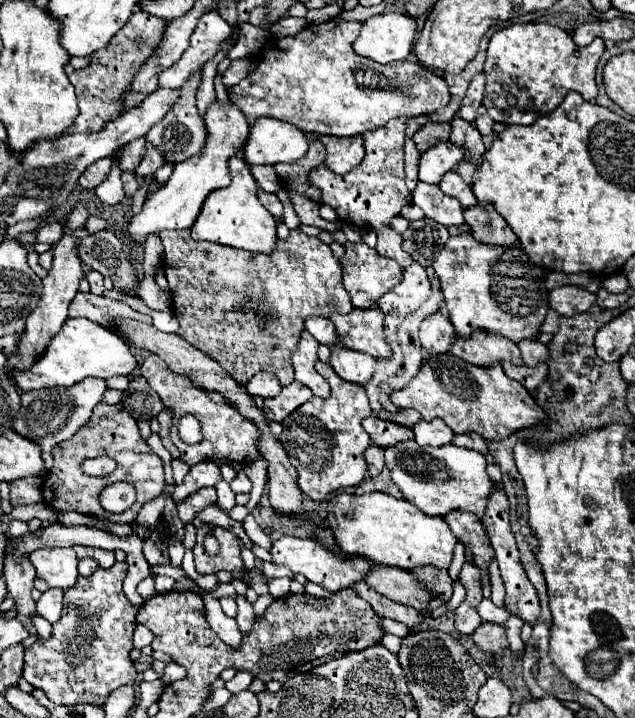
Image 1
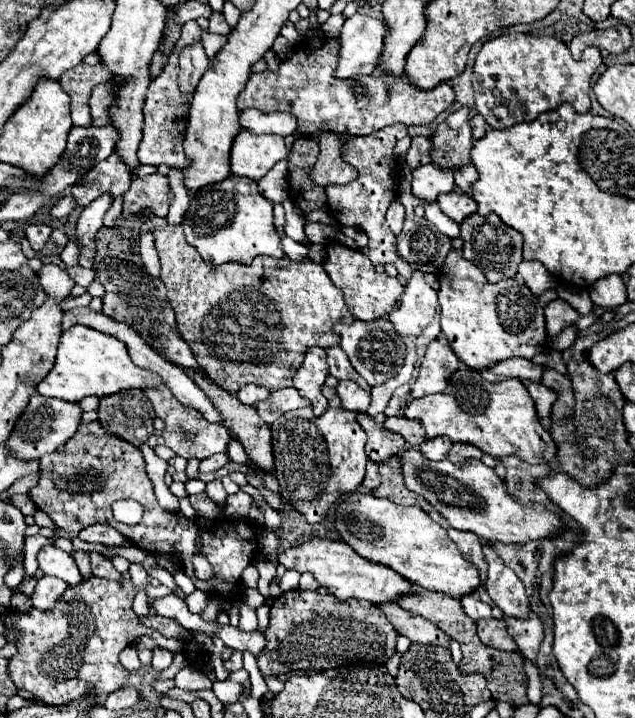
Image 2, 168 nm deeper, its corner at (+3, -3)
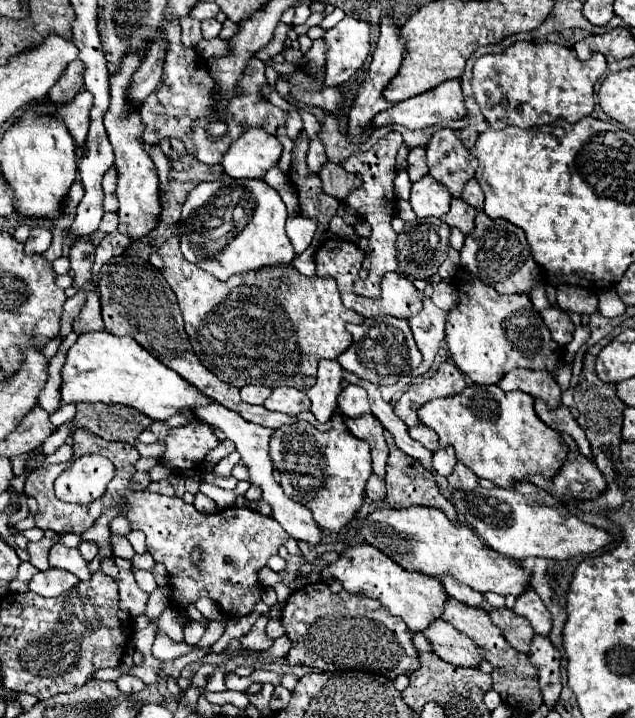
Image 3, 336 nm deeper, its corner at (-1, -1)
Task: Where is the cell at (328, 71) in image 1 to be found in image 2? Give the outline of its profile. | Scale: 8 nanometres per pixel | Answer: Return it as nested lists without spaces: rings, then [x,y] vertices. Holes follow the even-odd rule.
[[[325,39],[321,47],[305,43],[305,51],[297,49],[291,59],[281,63],[277,71],[253,73],[247,87],[237,97],[237,107],[255,107],[263,113],[287,111],[297,117],[297,131],[317,135],[331,131],[337,135],[369,135],[387,125],[427,125],[455,101],[455,91],[449,83],[439,83],[429,91],[409,87],[407,79],[387,75],[367,75],[357,79],[335,79],[337,39]],[[387,87],[391,87],[387,91]]]

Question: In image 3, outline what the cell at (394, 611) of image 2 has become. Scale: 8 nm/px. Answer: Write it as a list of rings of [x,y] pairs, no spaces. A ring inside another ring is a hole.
[[[443,619],[431,621],[431,625],[427,625],[427,629],[421,633],[427,637],[433,653],[437,653],[447,663],[475,667],[483,659],[477,645]]]

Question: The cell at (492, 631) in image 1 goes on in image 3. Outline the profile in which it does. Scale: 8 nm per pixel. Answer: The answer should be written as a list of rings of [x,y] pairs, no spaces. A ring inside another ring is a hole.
[[[501,607],[501,609],[491,609],[489,617],[493,625],[497,625],[503,633],[503,637],[509,641],[509,645],[517,651],[527,653],[529,651],[529,641],[533,639],[535,631],[529,625],[529,621],[523,621],[523,617],[517,617],[511,609]]]

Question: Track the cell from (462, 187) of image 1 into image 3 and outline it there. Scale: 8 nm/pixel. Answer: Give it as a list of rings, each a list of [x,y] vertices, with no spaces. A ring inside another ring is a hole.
[[[453,199],[449,213],[445,213],[445,215],[441,217],[441,221],[445,221],[449,227],[461,229],[461,231],[467,235],[467,233],[471,233],[471,229],[473,229],[475,213],[477,213],[477,209],[471,207],[469,203],[465,203],[463,199]]]

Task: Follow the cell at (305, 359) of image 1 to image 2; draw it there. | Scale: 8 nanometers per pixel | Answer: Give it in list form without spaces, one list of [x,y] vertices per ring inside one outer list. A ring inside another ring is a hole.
[[[311,347],[307,351],[303,365],[297,369],[297,373],[293,377],[293,385],[305,399],[311,401],[315,415],[321,415],[329,407],[327,399],[321,393],[321,387],[323,387],[327,375],[329,375],[329,367],[325,361],[325,349]]]

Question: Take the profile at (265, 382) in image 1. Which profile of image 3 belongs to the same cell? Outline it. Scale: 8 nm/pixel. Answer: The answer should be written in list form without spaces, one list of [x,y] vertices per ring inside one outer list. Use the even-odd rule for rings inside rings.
[[[245,385],[245,387],[241,389],[241,399],[243,399],[245,403],[261,405],[269,395],[271,395],[271,389],[265,389],[263,385]]]

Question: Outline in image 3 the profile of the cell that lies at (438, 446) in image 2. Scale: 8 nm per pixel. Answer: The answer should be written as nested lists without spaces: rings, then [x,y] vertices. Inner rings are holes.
[[[445,447],[445,449],[437,449],[433,451],[433,469],[447,477],[451,471],[453,471],[453,465],[457,463],[457,457],[455,457],[455,451],[451,447]]]

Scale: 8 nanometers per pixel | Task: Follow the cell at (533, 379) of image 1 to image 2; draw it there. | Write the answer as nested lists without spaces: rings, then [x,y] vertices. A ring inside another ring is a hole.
[[[523,381],[523,385],[527,387],[529,395],[533,397],[533,401],[535,401],[535,407],[537,407],[537,413],[539,413],[539,417],[541,417],[541,419],[547,419],[547,417],[551,415],[551,405],[555,403],[557,395],[555,395],[551,389],[547,389],[545,385],[541,385],[541,383]]]

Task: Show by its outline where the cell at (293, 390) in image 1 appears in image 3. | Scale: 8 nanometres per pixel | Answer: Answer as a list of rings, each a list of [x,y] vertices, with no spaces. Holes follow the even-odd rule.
[[[279,387],[279,389],[273,389],[273,393],[263,405],[269,411],[279,411],[285,415],[299,415],[301,411],[309,409],[311,401],[305,395],[305,391],[297,391],[293,387]]]

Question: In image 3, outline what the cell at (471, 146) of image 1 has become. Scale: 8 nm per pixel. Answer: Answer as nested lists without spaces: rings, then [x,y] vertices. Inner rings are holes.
[[[469,179],[465,183],[461,199],[467,201],[469,205],[473,205],[475,209],[483,209],[483,191],[481,191],[481,187],[479,187],[479,183],[475,179]]]

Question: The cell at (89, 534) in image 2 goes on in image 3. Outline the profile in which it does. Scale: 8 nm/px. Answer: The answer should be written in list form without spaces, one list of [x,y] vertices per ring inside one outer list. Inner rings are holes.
[[[115,517],[109,527],[111,527],[113,535],[121,535],[121,537],[127,537],[129,531],[131,531],[131,525],[125,523],[125,517]]]

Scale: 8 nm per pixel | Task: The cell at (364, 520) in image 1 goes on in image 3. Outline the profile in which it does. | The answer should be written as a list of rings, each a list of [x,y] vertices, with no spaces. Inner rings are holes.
[[[383,507],[367,515],[359,529],[361,537],[379,547],[387,557],[397,561],[403,569],[423,573],[427,577],[445,577],[451,575],[455,581],[469,585],[479,593],[499,593],[499,595],[519,595],[529,587],[529,575],[513,561],[491,547],[481,543],[479,535],[473,533],[467,525],[453,525],[443,511],[433,507]]]

